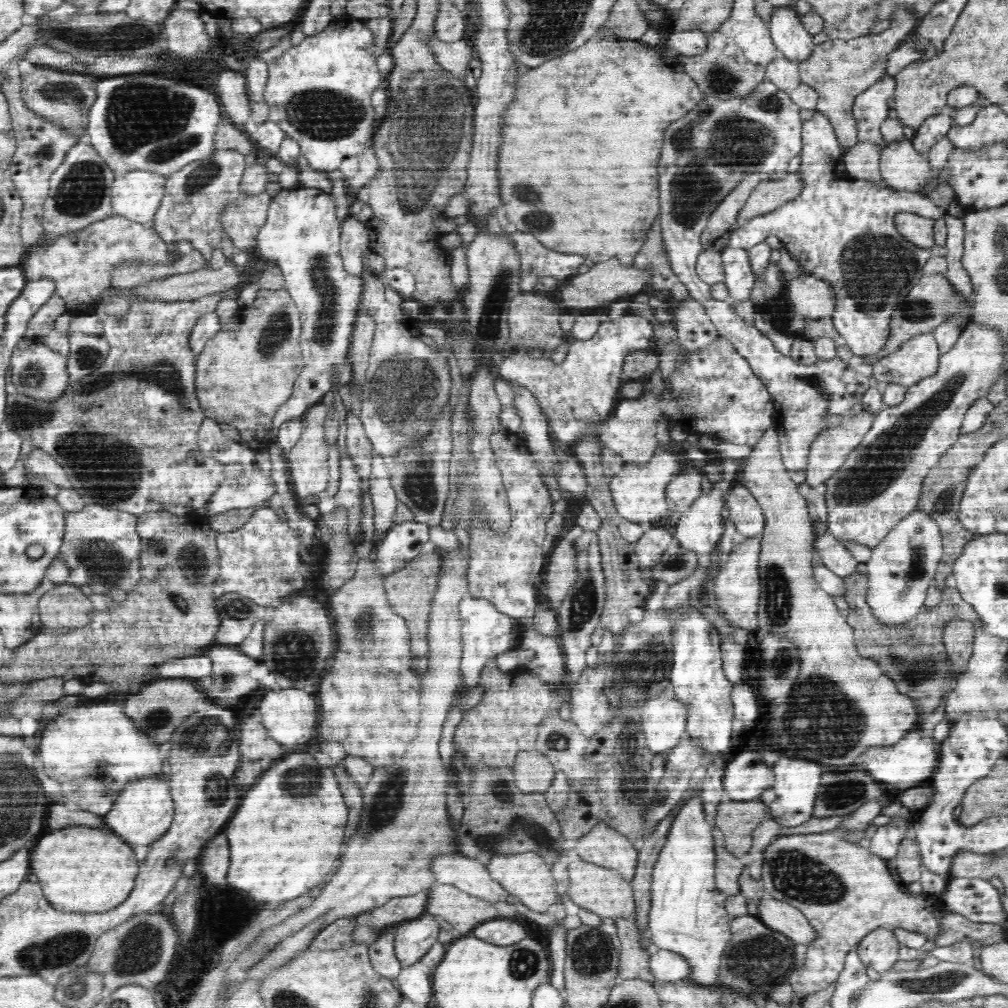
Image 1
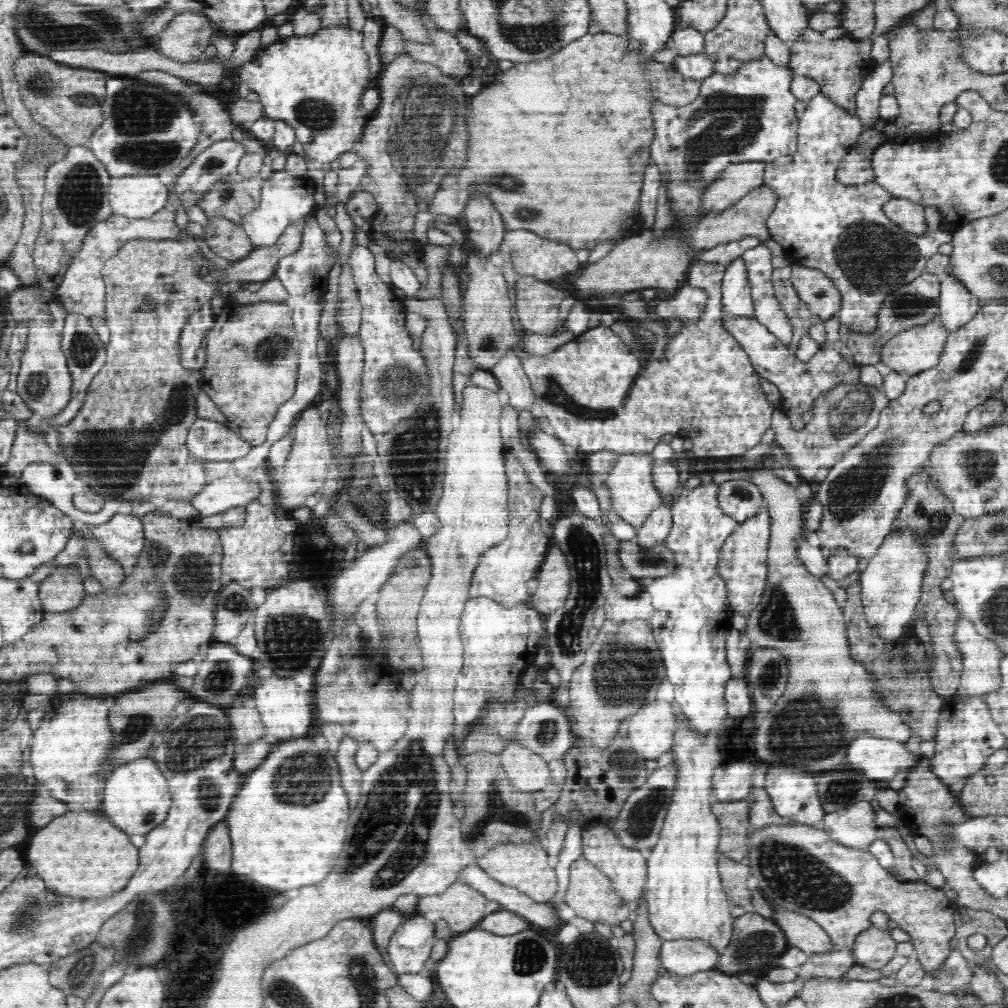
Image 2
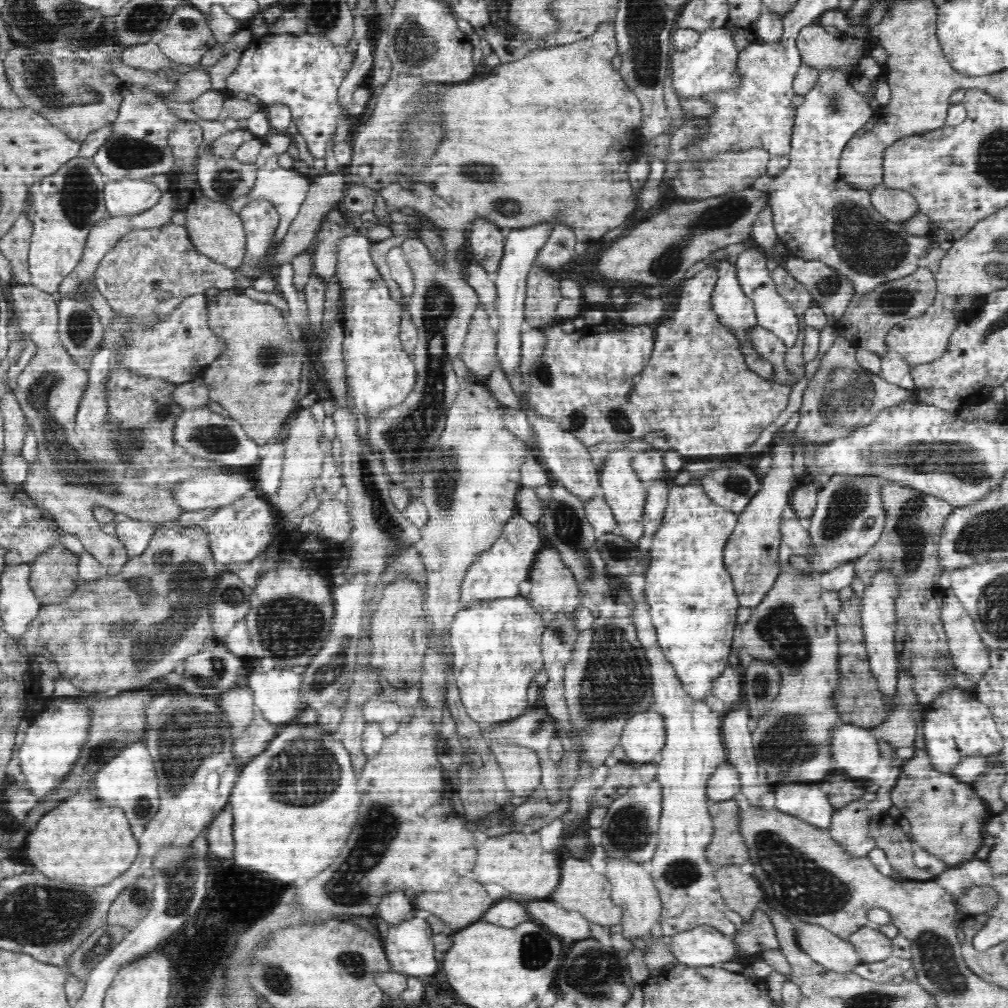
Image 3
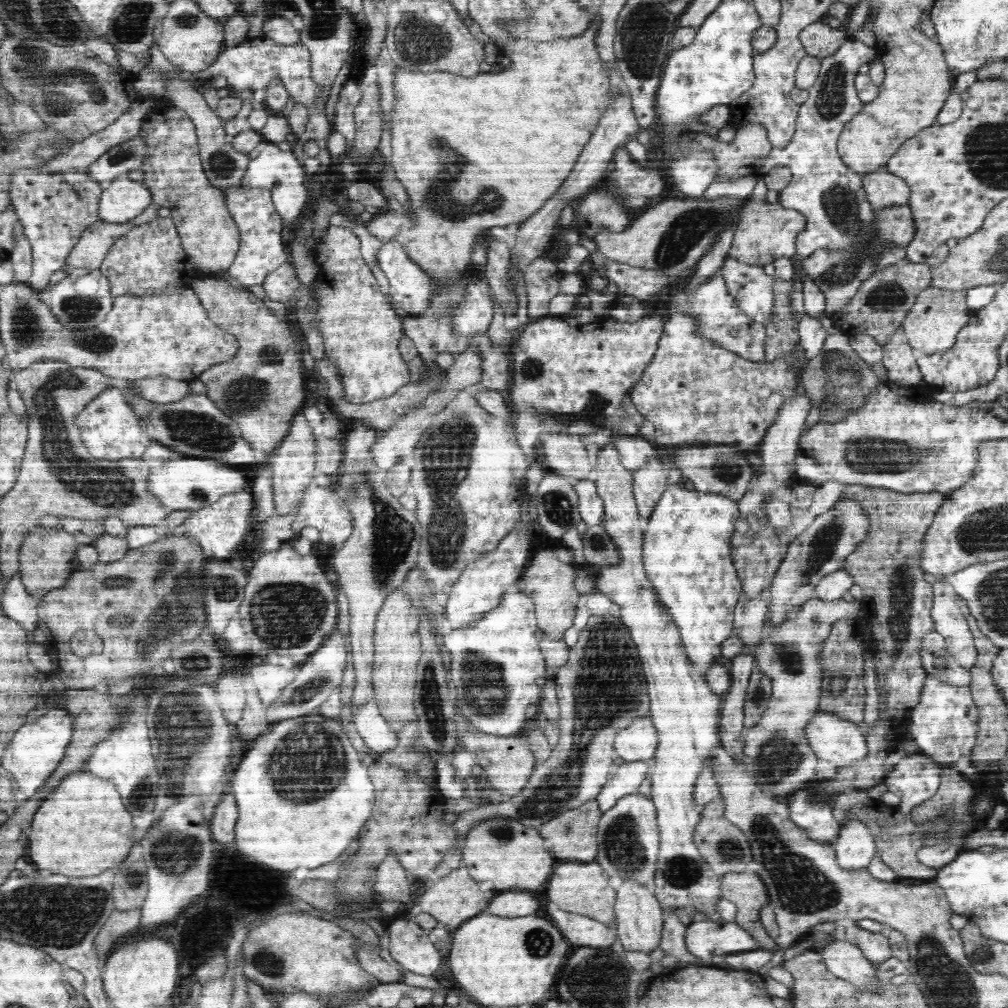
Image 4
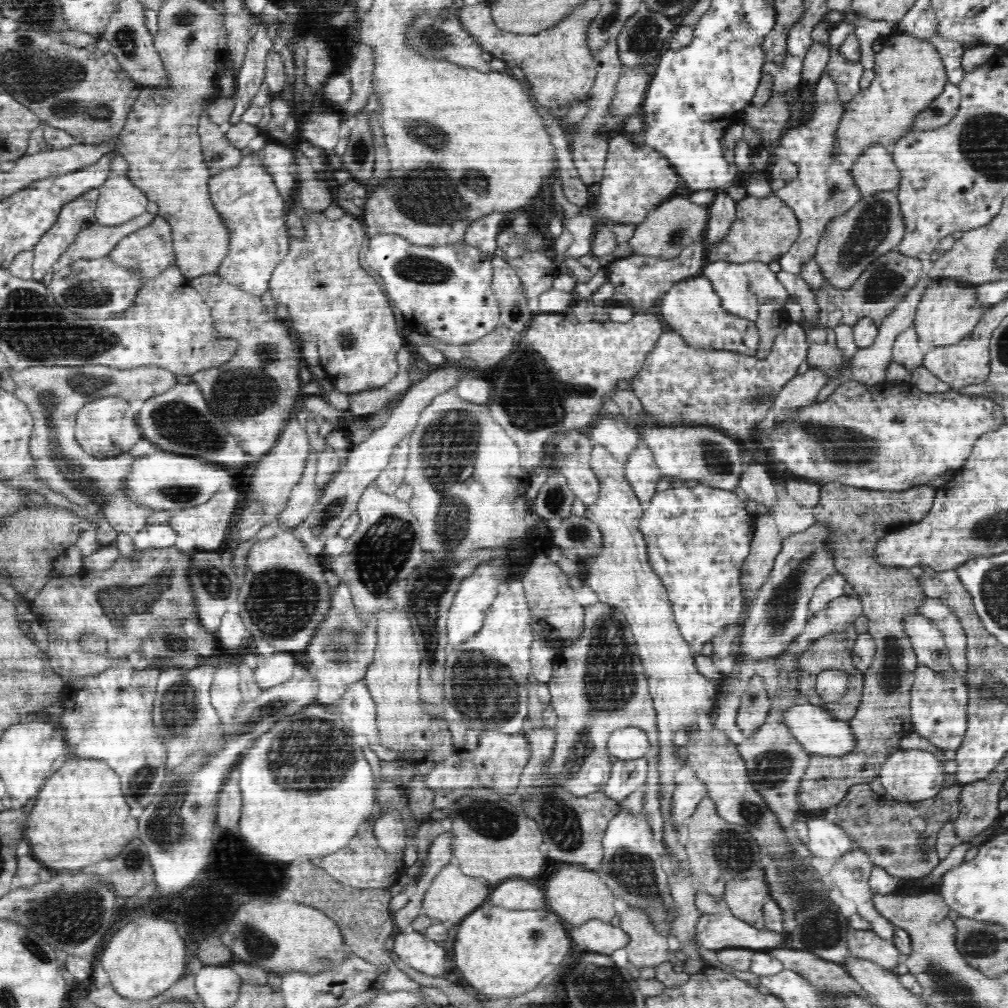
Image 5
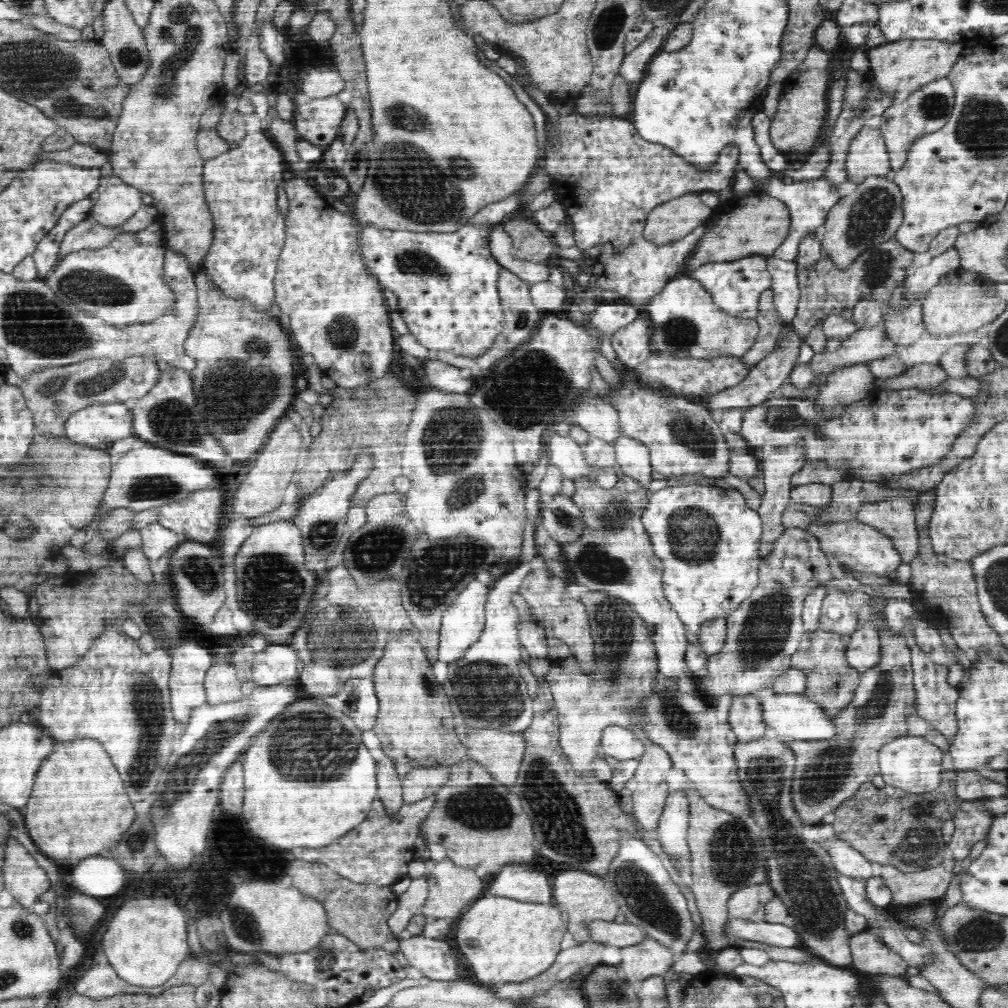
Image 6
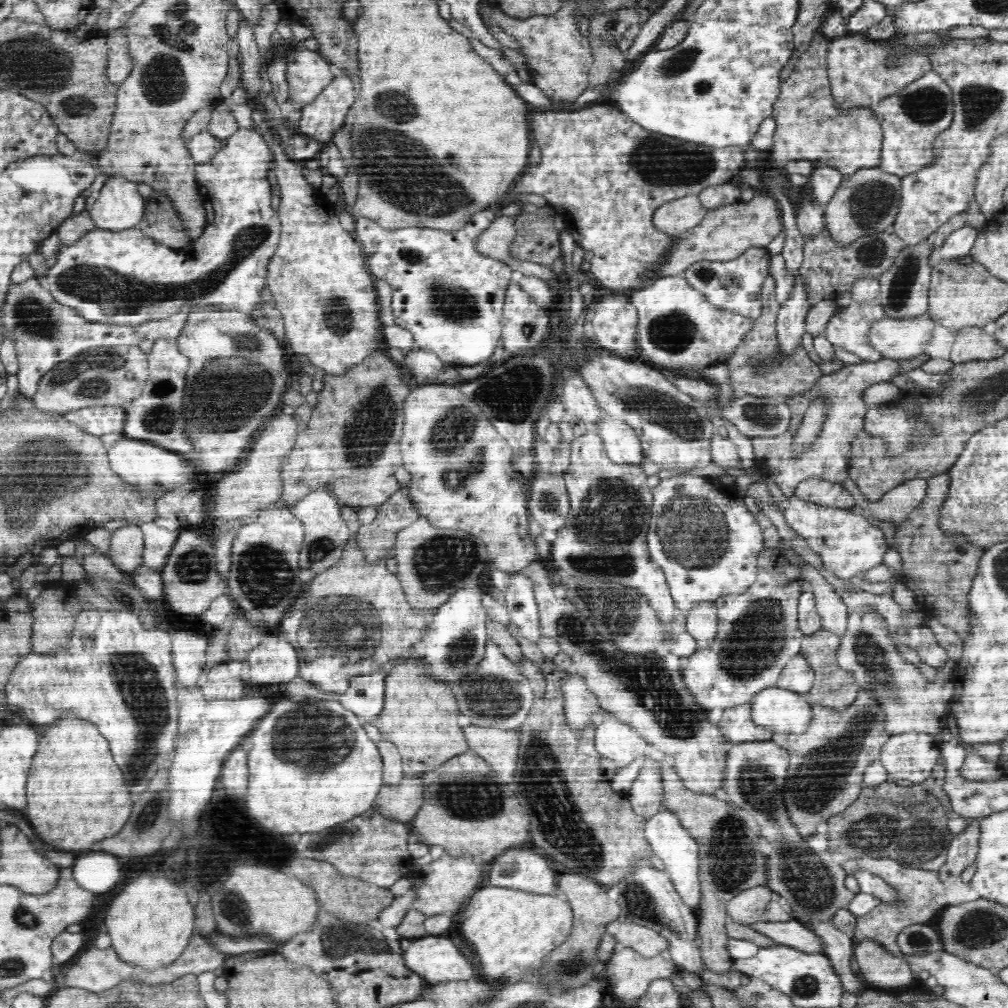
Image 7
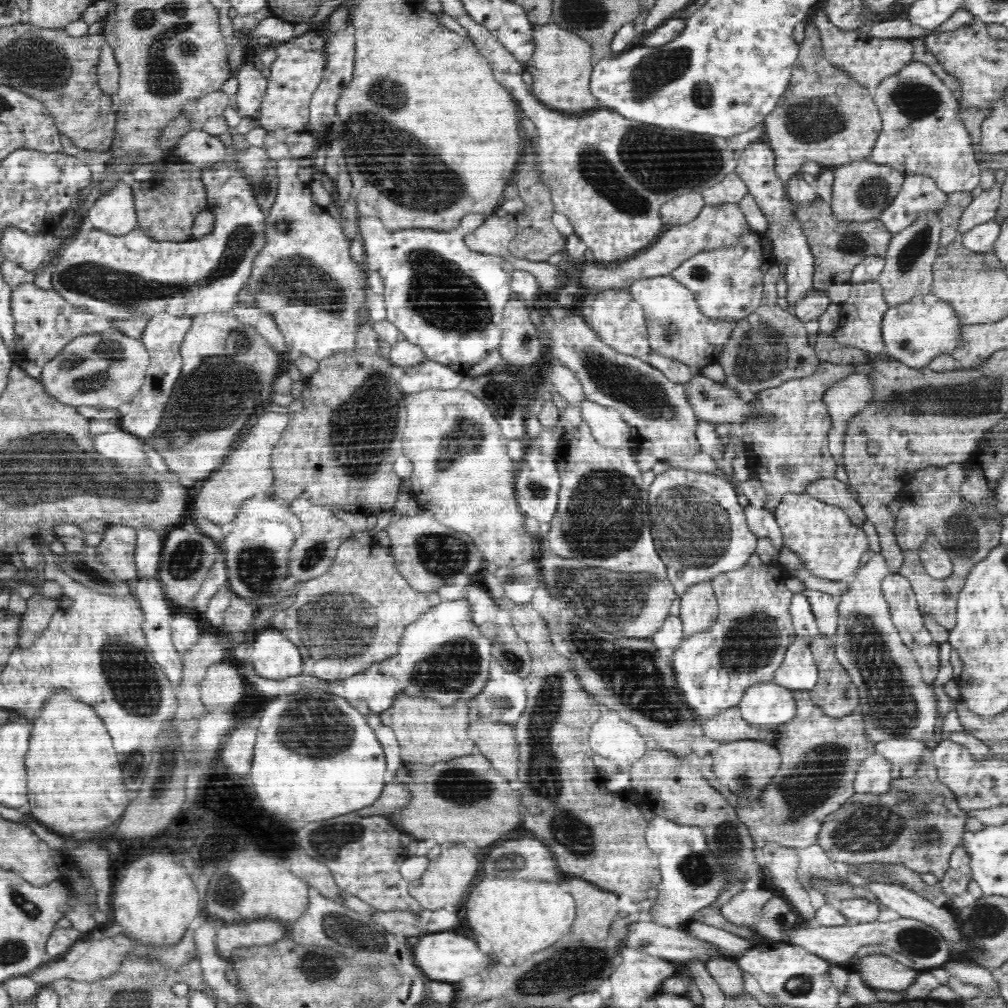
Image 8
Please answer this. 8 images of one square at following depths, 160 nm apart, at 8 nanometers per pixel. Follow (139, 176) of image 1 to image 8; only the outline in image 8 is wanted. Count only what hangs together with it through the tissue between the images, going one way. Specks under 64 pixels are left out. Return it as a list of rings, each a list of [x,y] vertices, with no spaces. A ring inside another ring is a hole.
[[[123,181],[102,193],[86,213],[89,227],[114,236],[129,234],[138,228],[132,187]]]

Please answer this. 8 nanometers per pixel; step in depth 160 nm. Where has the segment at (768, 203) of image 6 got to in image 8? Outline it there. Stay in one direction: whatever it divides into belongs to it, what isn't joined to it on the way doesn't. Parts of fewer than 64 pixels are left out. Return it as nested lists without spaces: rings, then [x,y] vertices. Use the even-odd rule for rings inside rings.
[[[738,203],[723,205],[708,205],[700,211],[700,214],[692,222],[675,223],[672,228],[662,234],[662,238],[648,250],[640,251],[640,254],[624,259],[616,266],[600,266],[600,264],[586,264],[584,268],[576,270],[576,278],[580,285],[590,286],[594,290],[619,290],[629,291],[630,286],[638,279],[653,278],[671,274],[686,260],[693,258],[703,251],[714,251],[715,248],[734,247],[739,242],[743,231],[751,231]]]

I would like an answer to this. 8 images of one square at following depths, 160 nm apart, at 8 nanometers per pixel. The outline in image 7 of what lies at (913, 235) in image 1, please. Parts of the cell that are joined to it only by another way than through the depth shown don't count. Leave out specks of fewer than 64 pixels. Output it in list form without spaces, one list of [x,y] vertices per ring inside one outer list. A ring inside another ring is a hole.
[[[820,31],[815,32],[810,46],[800,56],[788,79],[781,84],[781,93],[773,104],[771,116],[776,121],[776,134],[773,136],[772,154],[767,154],[767,157],[772,158],[774,166],[782,172],[778,176],[778,185],[782,185],[784,188],[788,186],[788,180],[784,178],[782,168],[790,160],[820,160],[820,163],[834,167],[846,177],[854,174],[860,168],[876,166],[880,168],[883,140],[881,122],[868,106],[851,107],[850,111],[845,112],[836,105],[836,100],[832,100],[833,93],[829,83],[827,65],[828,42],[829,39],[824,37]]]

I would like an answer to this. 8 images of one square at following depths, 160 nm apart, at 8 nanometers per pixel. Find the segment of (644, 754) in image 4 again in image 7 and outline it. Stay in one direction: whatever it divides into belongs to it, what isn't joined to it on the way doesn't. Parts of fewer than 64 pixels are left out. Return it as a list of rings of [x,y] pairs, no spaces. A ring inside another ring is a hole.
[[[608,716],[598,728],[596,728],[596,748],[604,758],[614,760],[618,766],[630,764],[634,758],[646,754],[648,742],[640,738],[640,734],[626,726],[624,722],[616,720],[614,716]]]

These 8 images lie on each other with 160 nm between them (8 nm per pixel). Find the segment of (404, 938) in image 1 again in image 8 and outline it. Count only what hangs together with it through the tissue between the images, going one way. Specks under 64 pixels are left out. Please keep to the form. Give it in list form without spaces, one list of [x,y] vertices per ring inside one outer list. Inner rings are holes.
[[[452,932],[426,933],[419,937],[419,942],[412,949],[415,965],[420,967],[430,981],[440,980],[454,985],[466,976],[481,974],[494,962],[488,954],[480,952],[476,941],[466,936],[456,936]]]

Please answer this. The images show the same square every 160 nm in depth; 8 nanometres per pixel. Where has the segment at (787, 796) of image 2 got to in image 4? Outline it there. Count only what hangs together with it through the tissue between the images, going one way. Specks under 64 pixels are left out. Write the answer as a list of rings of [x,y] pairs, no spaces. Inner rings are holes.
[[[798,790],[794,798],[786,800],[790,821],[804,828],[808,836],[817,842],[826,842],[833,845],[838,833],[840,823],[834,818],[832,805],[814,798],[808,790]]]

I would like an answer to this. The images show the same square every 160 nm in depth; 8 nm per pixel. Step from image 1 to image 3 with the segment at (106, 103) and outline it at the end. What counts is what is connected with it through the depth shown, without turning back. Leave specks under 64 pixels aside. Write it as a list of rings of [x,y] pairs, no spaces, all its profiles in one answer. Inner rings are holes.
[[[129,86],[121,94],[121,106],[113,126],[112,137],[94,154],[92,162],[110,181],[147,179],[154,174],[168,175],[174,170],[174,153],[167,138],[176,122],[182,122],[164,99],[143,87]]]

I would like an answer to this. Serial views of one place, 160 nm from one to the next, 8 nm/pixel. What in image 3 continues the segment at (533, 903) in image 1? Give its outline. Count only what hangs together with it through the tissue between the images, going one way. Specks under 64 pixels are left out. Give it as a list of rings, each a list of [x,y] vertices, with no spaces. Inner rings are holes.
[[[536,831],[507,833],[499,837],[494,834],[484,844],[478,844],[476,850],[478,860],[474,863],[474,872],[478,874],[477,880],[500,884],[510,892],[528,894],[530,900],[546,900],[558,888],[561,860],[542,848]]]

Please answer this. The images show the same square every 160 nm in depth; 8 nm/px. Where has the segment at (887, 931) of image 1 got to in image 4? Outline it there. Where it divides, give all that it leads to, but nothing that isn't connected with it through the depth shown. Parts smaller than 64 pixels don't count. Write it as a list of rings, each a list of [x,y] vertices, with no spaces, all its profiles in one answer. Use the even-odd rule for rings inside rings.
[[[858,925],[848,926],[845,931],[845,940],[856,945],[874,964],[886,962],[892,957],[890,941],[882,933],[873,933]]]

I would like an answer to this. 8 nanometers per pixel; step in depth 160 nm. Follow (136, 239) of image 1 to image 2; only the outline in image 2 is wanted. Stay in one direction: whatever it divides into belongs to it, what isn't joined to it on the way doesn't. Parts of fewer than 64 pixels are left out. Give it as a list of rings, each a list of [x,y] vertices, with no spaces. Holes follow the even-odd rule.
[[[166,206],[152,214],[150,218],[128,218],[126,216],[112,214],[108,220],[97,222],[90,230],[84,242],[82,250],[78,250],[74,262],[70,264],[68,272],[64,273],[64,279],[54,292],[55,299],[59,300],[67,314],[82,314],[87,317],[104,317],[106,307],[105,282],[102,278],[102,270],[105,263],[113,258],[122,246],[133,239],[174,239],[182,233],[174,221],[175,211],[171,206]]]

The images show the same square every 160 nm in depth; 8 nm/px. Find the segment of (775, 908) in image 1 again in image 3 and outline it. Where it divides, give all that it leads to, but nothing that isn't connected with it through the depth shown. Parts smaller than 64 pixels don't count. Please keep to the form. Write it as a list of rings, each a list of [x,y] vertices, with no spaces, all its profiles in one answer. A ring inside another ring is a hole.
[[[802,923],[794,931],[798,946],[830,971],[846,974],[863,963],[852,943],[820,925]]]

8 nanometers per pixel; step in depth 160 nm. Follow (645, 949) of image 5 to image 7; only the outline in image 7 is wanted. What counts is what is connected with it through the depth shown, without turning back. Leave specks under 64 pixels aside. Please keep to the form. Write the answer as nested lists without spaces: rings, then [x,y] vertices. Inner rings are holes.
[[[618,947],[609,955],[609,958],[613,963],[613,976],[615,978],[609,998],[612,1000],[612,996],[614,996],[616,1004],[630,1004],[636,1001],[637,998],[646,994],[652,981],[656,981],[659,978],[668,979],[677,970],[675,962],[665,953],[646,958],[632,948]]]

